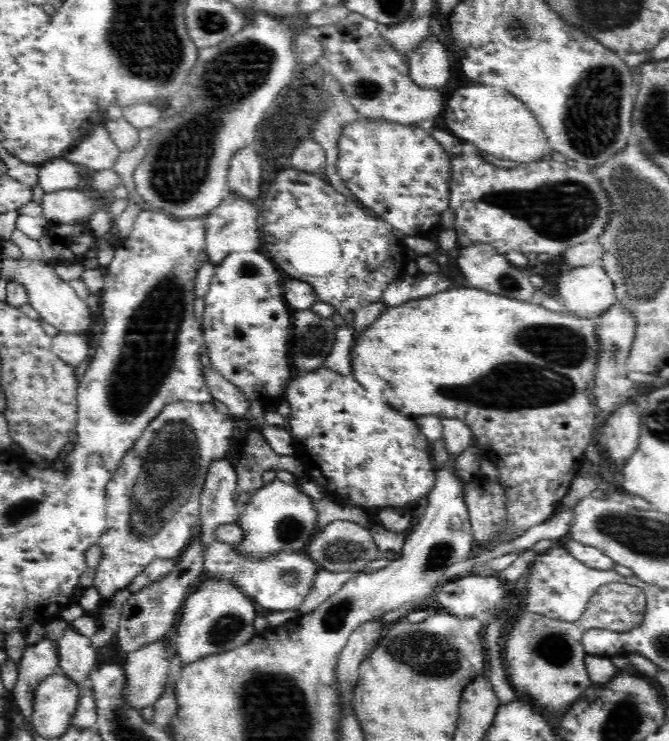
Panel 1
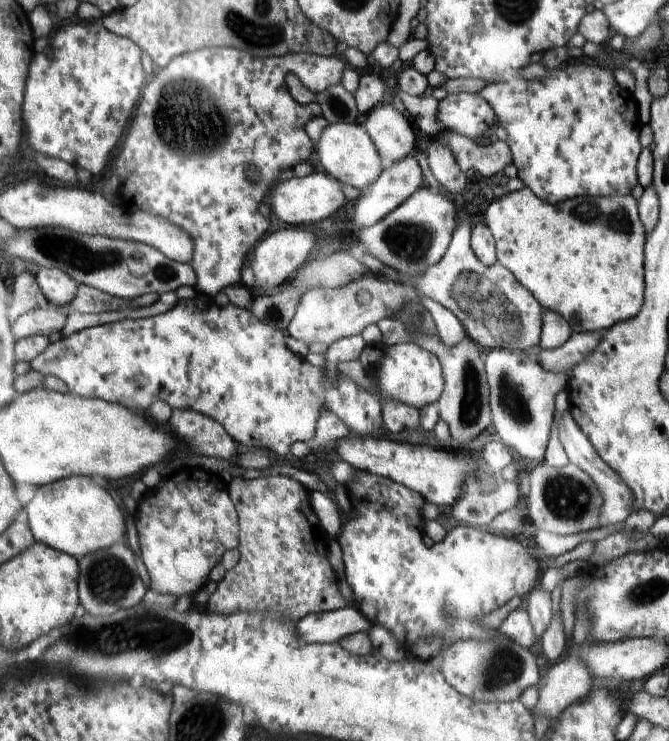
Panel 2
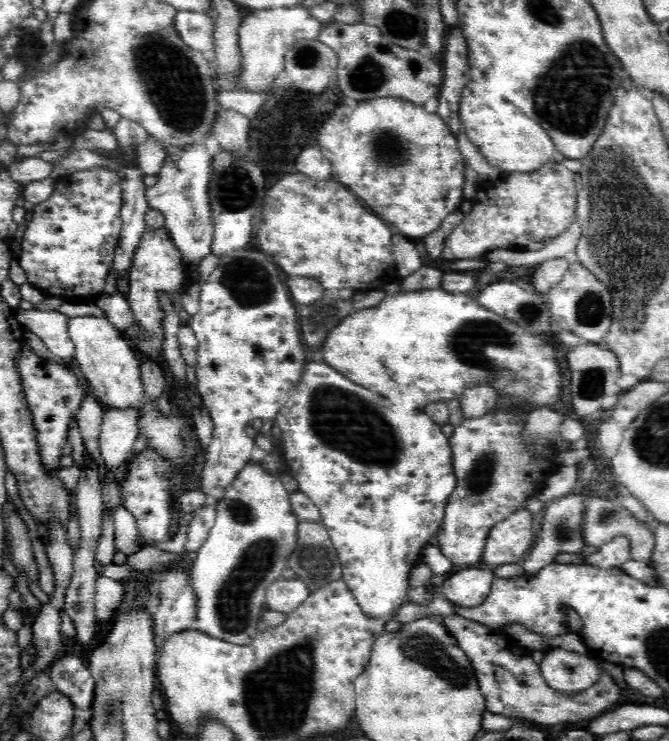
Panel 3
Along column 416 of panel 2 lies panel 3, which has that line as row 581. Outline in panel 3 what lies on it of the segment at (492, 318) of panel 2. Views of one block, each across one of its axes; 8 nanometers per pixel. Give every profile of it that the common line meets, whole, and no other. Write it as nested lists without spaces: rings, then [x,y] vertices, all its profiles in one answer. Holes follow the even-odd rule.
[[[280,577],[267,588],[265,594],[266,609],[288,615],[296,610],[310,595],[310,589],[302,579],[288,580]]]

